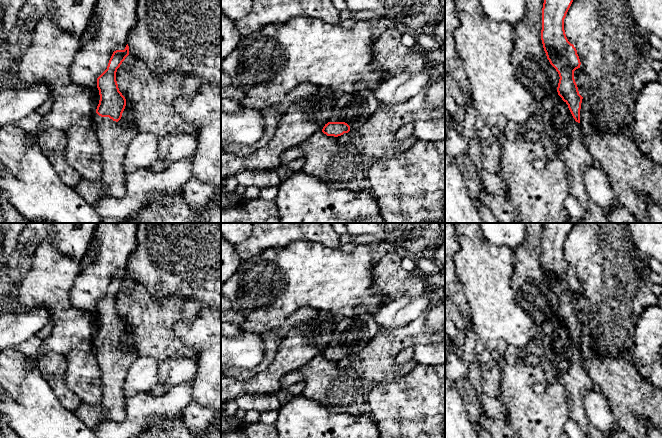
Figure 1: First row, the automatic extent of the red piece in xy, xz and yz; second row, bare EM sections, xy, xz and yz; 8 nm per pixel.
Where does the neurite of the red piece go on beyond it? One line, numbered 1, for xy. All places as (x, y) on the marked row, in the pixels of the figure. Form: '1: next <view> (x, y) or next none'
1: next xy (114, 137)

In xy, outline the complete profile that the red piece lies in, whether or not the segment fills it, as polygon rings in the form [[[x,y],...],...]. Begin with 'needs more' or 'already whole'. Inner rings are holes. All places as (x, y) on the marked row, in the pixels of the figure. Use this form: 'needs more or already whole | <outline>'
needs more | [[[128,44],[124,50],[114,51],[109,60],[107,69],[97,78],[97,88],[99,90],[100,100],[96,113],[93,116],[93,121],[101,148],[102,176],[99,181],[81,180],[73,187],[77,194],[91,206],[95,206],[103,197],[119,199],[124,197],[126,193],[124,159],[128,146],[137,135],[137,131],[130,105],[119,91],[116,81],[116,72],[128,55]]]

